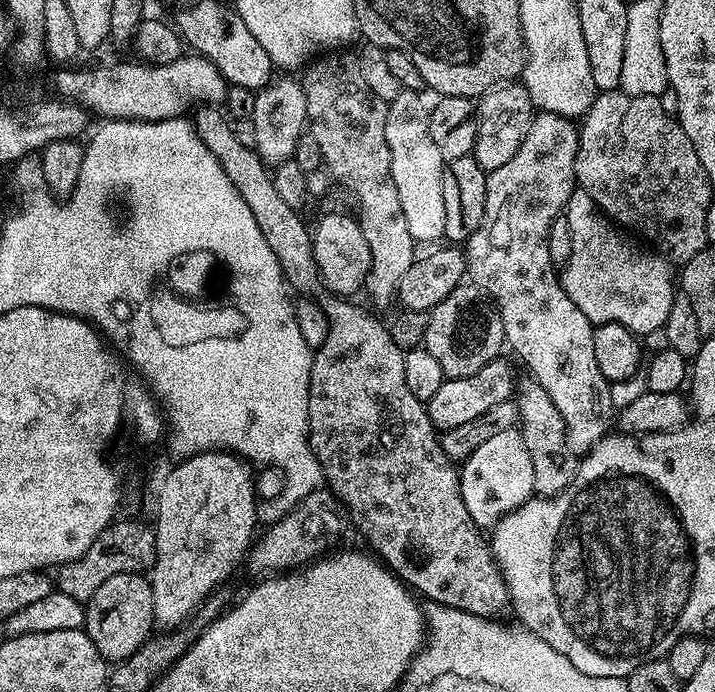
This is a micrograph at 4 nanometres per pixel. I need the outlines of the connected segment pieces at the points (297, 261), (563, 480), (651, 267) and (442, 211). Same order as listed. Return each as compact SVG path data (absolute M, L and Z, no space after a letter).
M200 106L195 112L196 137L214 154L254 214L258 230L262 230L266 246L274 250L274 258L278 258L289 289L296 291L297 288L301 297L318 300L330 322L326 342L315 349L312 357L308 391L308 442L320 464L323 483L343 502L351 527L368 539L367 547L409 588L422 592L427 601L435 604L445 604L475 616L499 617L499 612L510 604L504 575L500 573L500 565L496 563L485 533L470 518L462 498L457 465L453 457L442 450L438 429L428 417L425 401L414 398L410 386L406 386L405 349L395 344L389 325L375 320L367 307L359 308L351 304L351 299L325 289L314 258L310 228L304 225L301 213L278 194L269 165L261 160L256 149L238 142L238 134L234 134L229 117L216 106Z
M533 378L519 381L514 399L520 411L518 431L526 442L526 450L530 450L530 462L534 466L534 493L540 498L554 497L566 490L566 486L570 486L578 463L577 453L566 442L566 426L562 422L562 414L550 400L550 394Z
M577 188L572 192L564 215L570 222L574 250L570 250L570 258L562 265L559 278L566 294L570 294L570 300L578 306L578 310L582 310L582 314L586 314L586 318L594 326L618 322L639 336L661 331L666 318L669 317L670 306L673 305L673 298L676 295L673 261L666 256L661 256L659 251L645 246L635 235L629 234L623 227L613 223L584 189Z
M401 90L398 94L398 98L394 98L393 100L387 101L388 105L388 113L386 114L386 146L390 146L390 170L394 174L394 184L398 186L398 198L402 201L402 210L403 213L406 214L406 224L410 226L410 234L412 235L412 239L419 242L421 245L428 244L431 245L433 242L431 240L441 239L444 236L444 231L446 230L446 202L442 202L442 186L444 185L444 170L446 167L446 161L442 158L442 154L438 154L438 146L434 146L434 138L430 138L430 122L428 121L428 113L430 111L429 105L426 103L424 105L424 100L420 97L421 93L416 90Z

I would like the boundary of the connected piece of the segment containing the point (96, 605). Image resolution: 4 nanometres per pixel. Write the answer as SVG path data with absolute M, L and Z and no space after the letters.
M131 572L114 574L114 578L102 582L101 588L86 602L84 628L104 660L119 662L130 658L153 635L154 606L149 577Z

